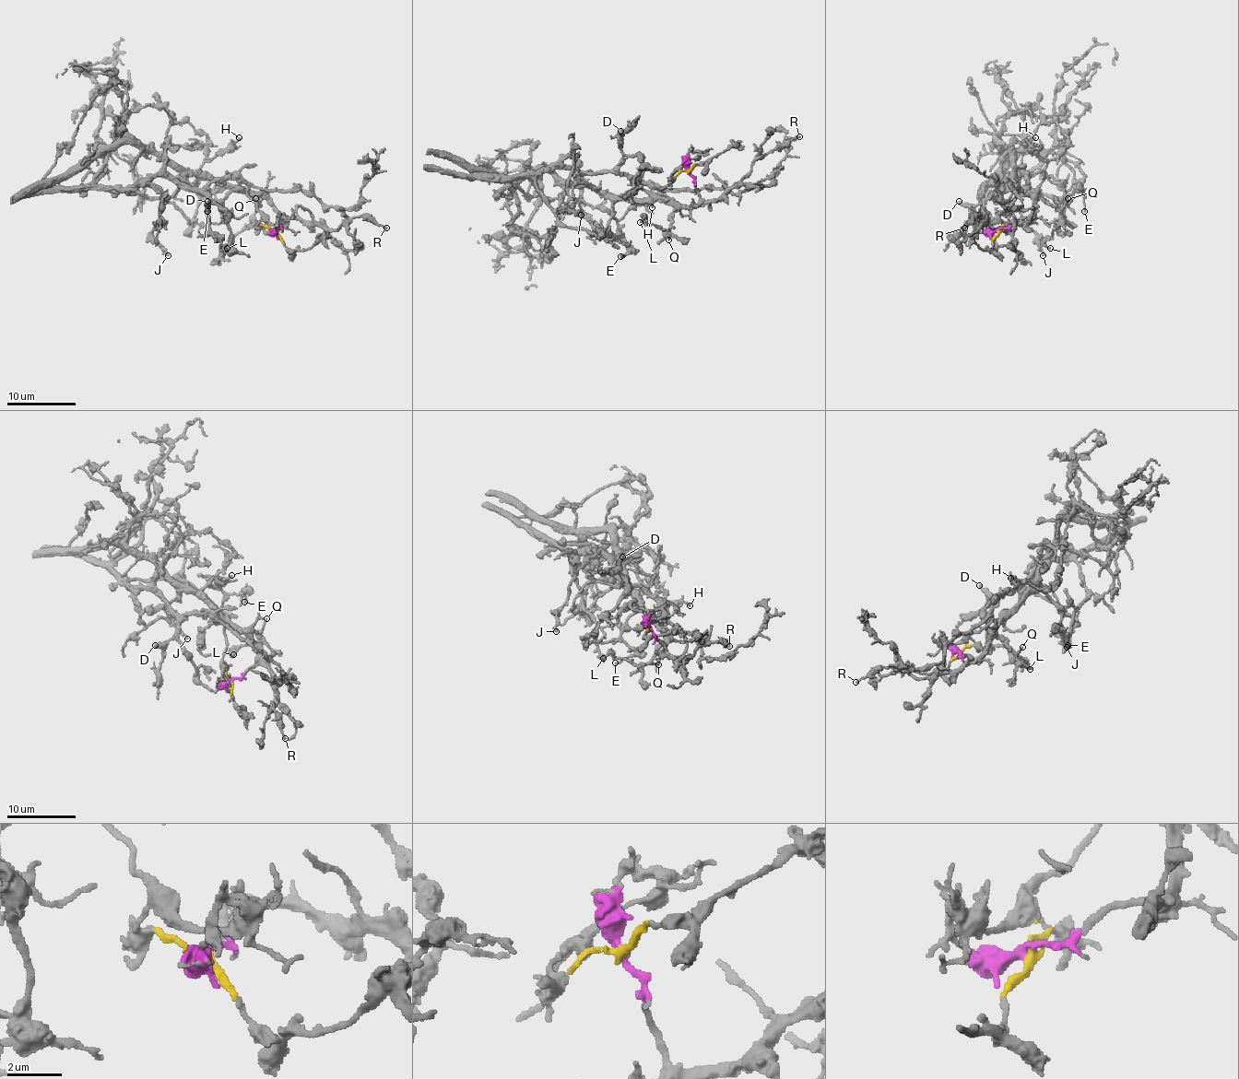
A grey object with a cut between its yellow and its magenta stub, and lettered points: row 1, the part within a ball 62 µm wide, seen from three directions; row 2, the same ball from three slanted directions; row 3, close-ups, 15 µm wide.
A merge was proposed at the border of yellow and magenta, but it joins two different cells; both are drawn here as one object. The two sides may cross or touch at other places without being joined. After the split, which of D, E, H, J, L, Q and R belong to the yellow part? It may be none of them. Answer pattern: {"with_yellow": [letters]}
{"with_yellow": ["D", "J"]}

